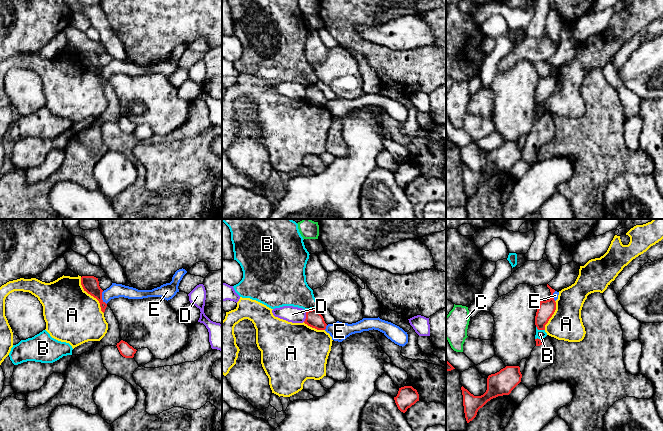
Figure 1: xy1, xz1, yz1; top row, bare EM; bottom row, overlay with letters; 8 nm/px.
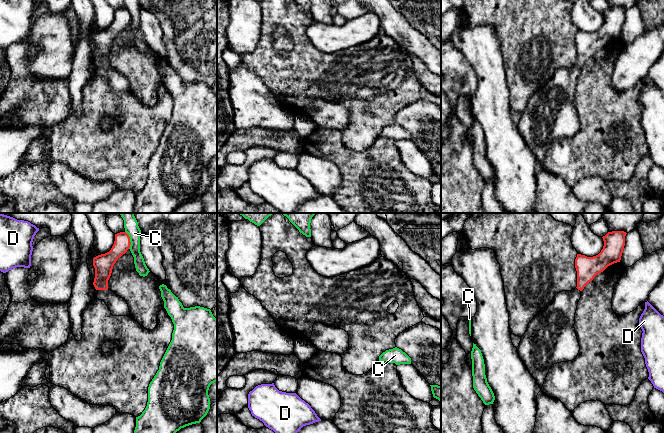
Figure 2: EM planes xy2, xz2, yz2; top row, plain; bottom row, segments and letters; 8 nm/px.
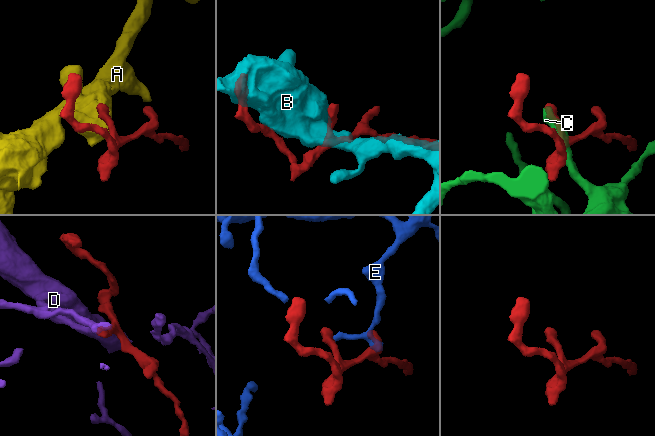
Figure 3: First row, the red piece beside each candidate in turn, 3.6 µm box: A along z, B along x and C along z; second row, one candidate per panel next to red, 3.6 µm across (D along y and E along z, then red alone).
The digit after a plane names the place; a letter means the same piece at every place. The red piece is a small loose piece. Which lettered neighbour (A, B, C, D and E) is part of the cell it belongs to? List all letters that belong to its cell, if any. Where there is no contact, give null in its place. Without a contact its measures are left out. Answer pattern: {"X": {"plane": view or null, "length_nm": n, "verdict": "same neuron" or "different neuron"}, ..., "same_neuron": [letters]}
{"A": {"plane": "xy1", "length_nm": 340, "verdict": "different neuron"}, "B": {"plane": "yz1", "length_nm": 80, "verdict": "different neuron"}, "C": {"plane": "xy2", "length_nm": 150, "verdict": "different neuron"}, "D": {"plane": "xz1", "length_nm": 90, "verdict": "different neuron"}, "E": {"plane": "xy1", "length_nm": 120, "verdict": "different neuron"}, "same_neuron": []}

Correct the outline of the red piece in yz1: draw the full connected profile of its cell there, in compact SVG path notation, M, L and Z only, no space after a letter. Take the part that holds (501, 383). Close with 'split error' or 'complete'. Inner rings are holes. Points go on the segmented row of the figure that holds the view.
M506 366L487 378L487 390L481 396L474 396L463 386L464 413L467 423L472 421L480 408L488 401L498 396L509 395L511 391L521 382L522 374L519 366Z; complete

